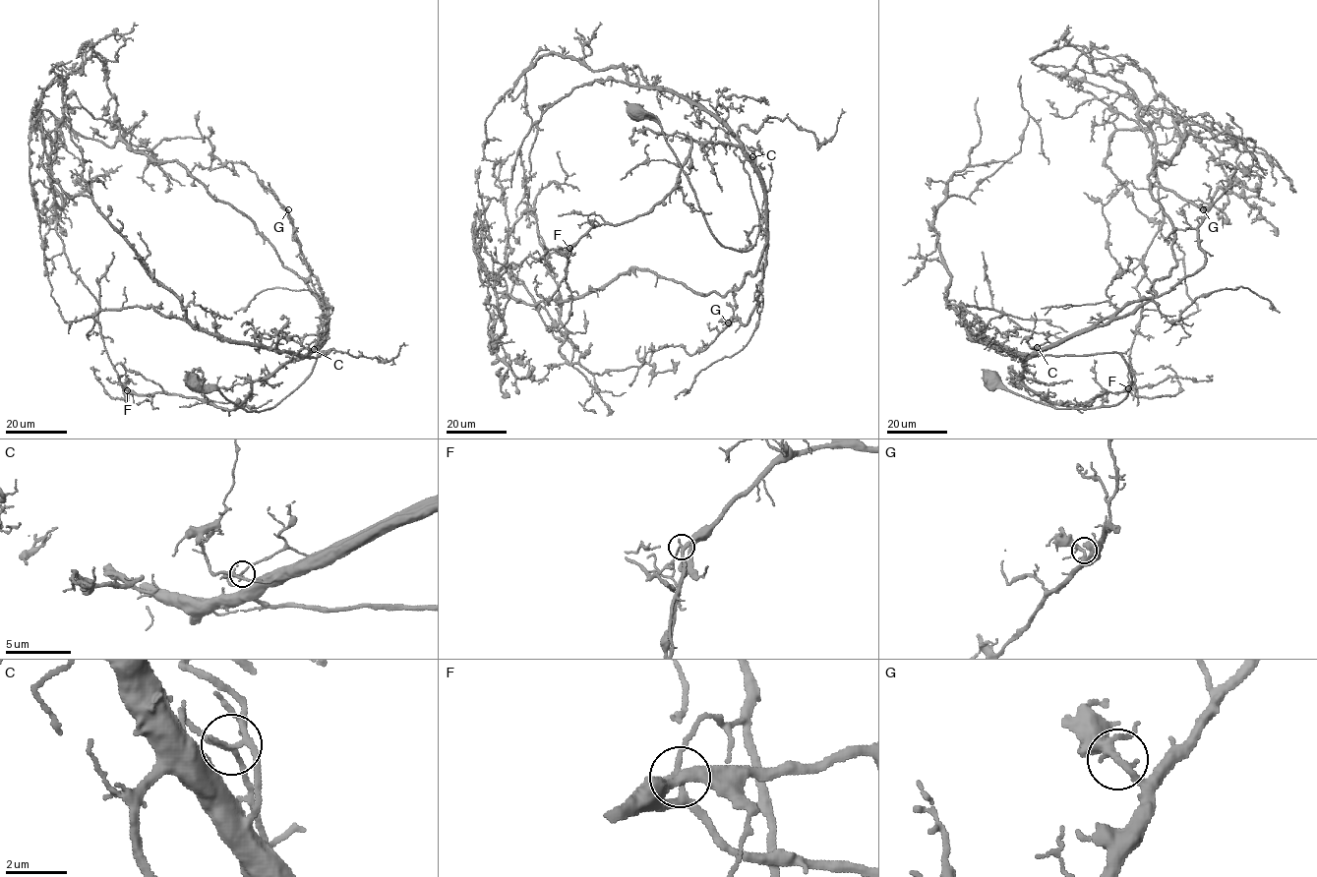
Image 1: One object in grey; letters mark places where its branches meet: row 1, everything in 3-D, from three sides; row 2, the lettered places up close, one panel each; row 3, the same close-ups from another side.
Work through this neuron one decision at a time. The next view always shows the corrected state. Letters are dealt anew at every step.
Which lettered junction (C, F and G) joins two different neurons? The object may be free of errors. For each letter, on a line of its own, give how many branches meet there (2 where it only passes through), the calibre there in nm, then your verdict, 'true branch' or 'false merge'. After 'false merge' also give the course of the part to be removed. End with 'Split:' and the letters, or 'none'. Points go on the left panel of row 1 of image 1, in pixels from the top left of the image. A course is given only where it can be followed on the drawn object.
C: 3 branches meet; 130 nm thick; true branch
F: 3 branches meet; 180 nm thick; false merge; foreign part runs (128, 390), (107, 353), (99, 304), (56, 232), (51, 168), (65, 105), (146, 146), (142, 178), (154, 191)
G: 3 branches meet; 220 nm thick; true branch
Split: F

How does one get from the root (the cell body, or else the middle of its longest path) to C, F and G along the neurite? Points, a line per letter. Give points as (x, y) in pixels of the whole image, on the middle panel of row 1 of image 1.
C: (635, 111), (661, 128), (711, 233), (741, 251), (755, 244), (759, 228), (744, 167), (748, 154), (752, 156)
F: (635, 111), (661, 128), (711, 233), (741, 251), (755, 244), (744, 152), (691, 141), (661, 201), (569, 248)
G: (635, 111), (661, 128), (725, 247), (755, 244), (746, 159), (757, 174), (762, 283), (749, 321), (728, 322)

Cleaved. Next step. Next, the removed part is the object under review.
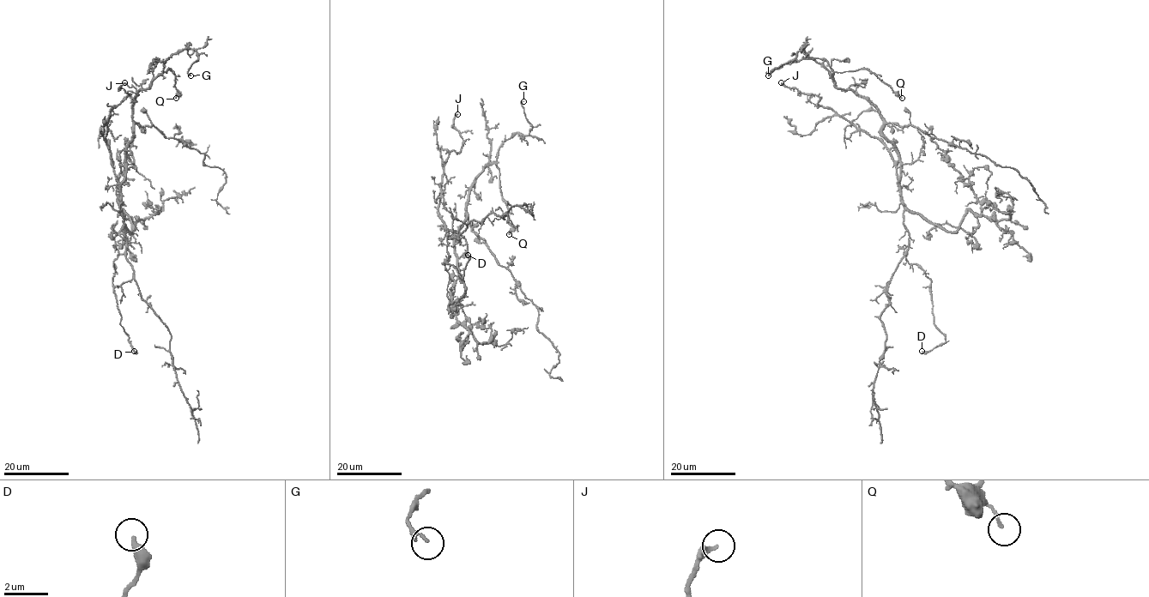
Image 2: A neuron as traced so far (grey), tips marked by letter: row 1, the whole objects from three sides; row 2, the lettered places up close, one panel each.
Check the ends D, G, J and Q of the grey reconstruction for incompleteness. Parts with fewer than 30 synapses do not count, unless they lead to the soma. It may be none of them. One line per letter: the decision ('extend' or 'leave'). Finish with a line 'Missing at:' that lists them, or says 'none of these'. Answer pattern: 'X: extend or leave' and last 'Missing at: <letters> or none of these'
D: leave
G: leave
J: leave
Q: leave
Missing at: none of these

